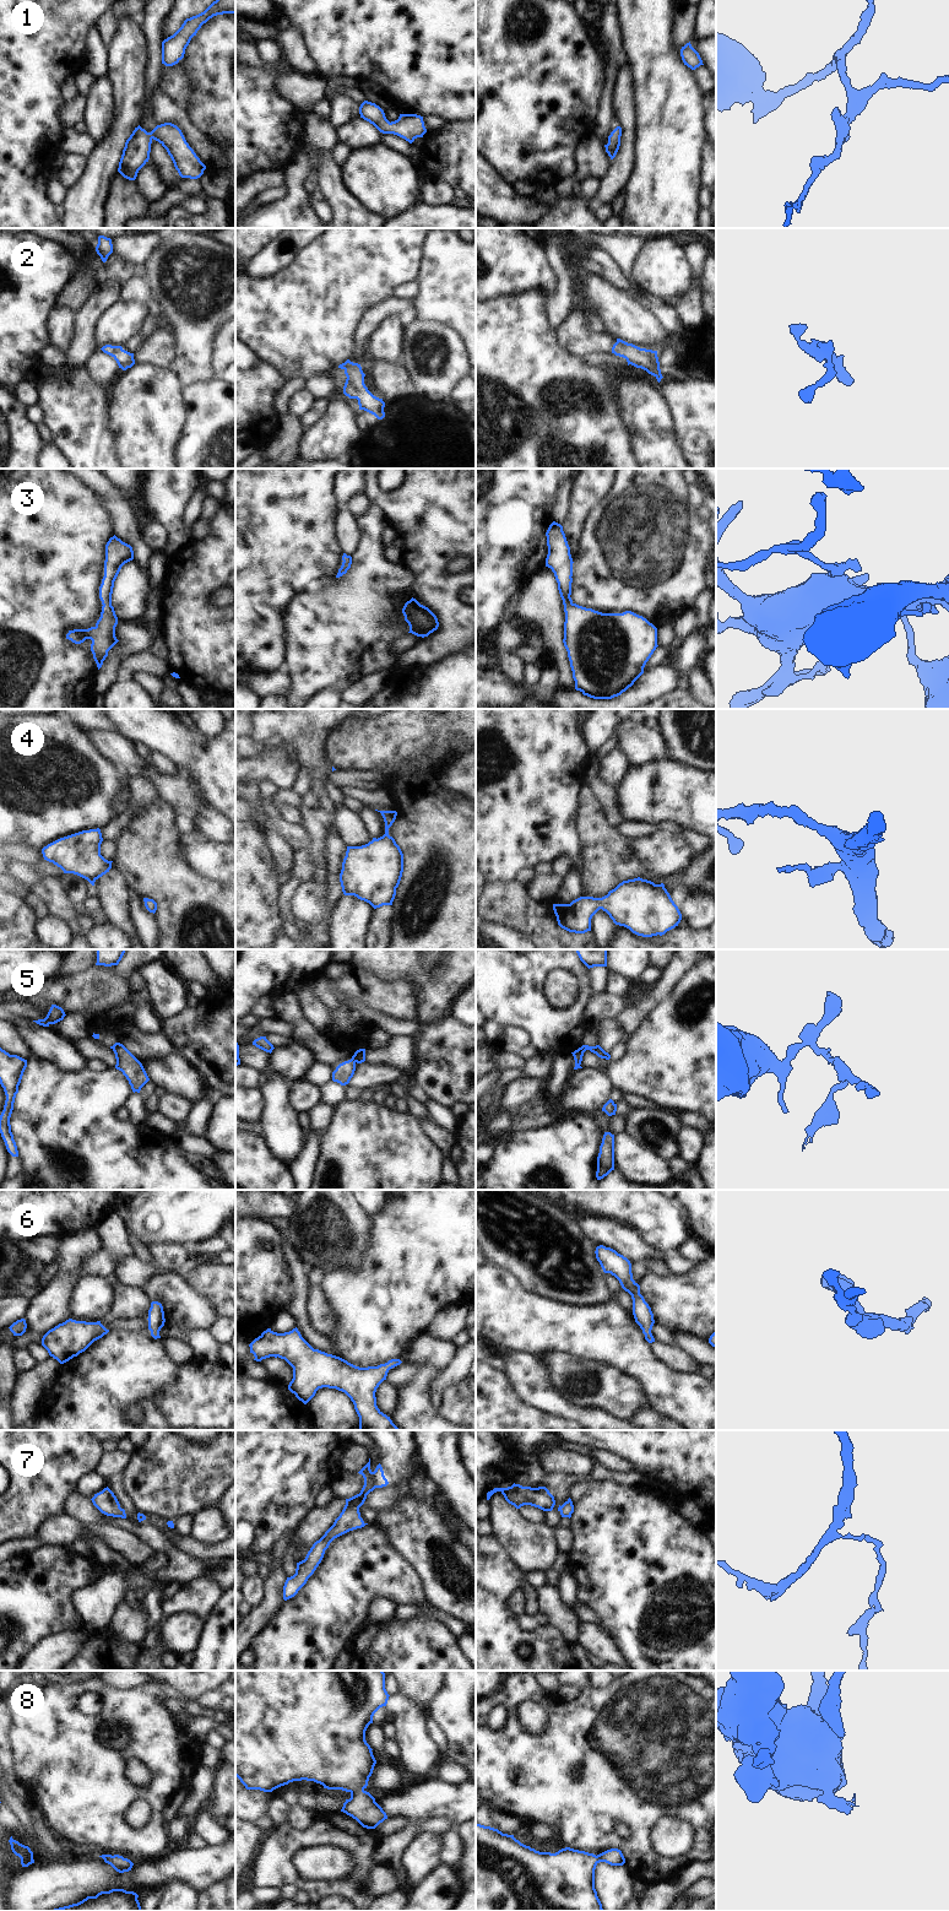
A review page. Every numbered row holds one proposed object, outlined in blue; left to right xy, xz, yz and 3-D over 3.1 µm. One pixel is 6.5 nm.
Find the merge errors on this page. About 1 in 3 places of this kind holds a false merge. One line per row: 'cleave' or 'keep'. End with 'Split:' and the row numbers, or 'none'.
1: keep
2: keep
3: keep
4: keep
5: cleave
6: keep
7: keep
8: keep
Split: 5

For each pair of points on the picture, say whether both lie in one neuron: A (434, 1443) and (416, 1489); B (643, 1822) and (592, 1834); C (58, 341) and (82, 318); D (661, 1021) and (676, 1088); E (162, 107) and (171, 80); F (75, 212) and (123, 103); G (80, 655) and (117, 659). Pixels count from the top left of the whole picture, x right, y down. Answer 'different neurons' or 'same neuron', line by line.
A: different neurons
B: same neuron
C: different neurons
D: same neuron
E: different neurons
F: same neuron
G: different neurons

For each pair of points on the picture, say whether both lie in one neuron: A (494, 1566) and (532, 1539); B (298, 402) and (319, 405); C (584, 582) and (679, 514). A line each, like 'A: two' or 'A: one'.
A: two
B: two
C: one

